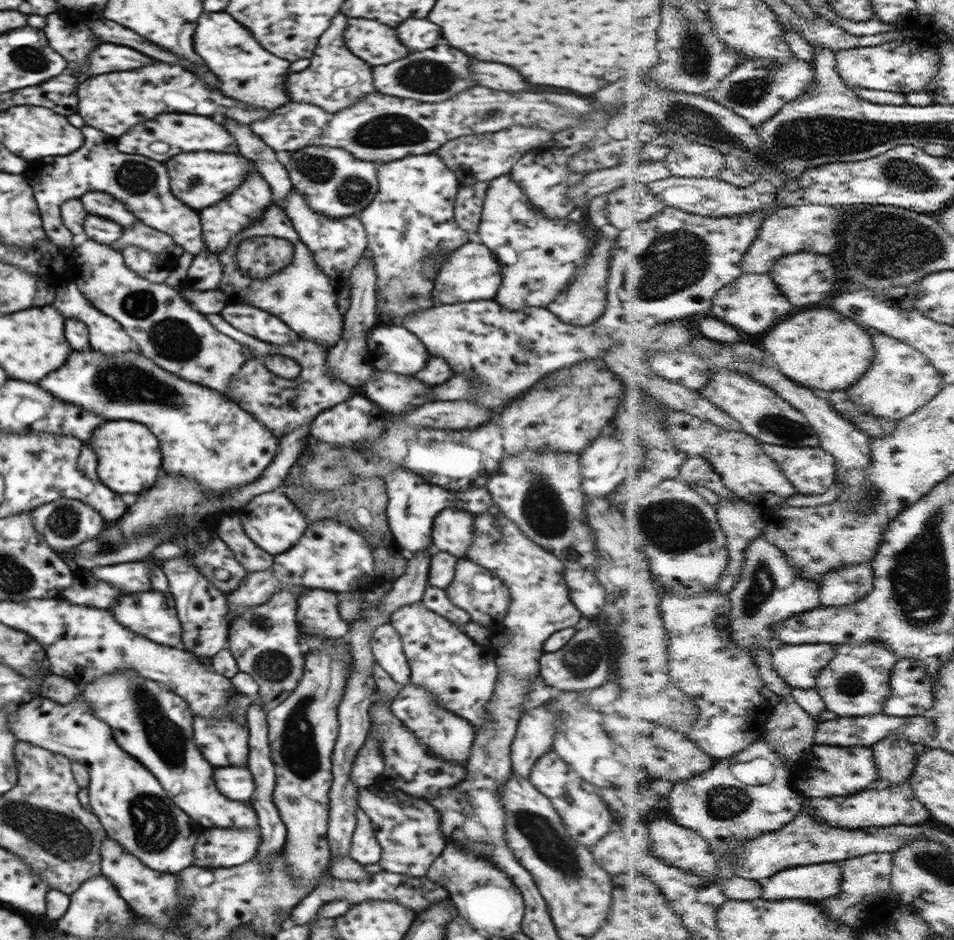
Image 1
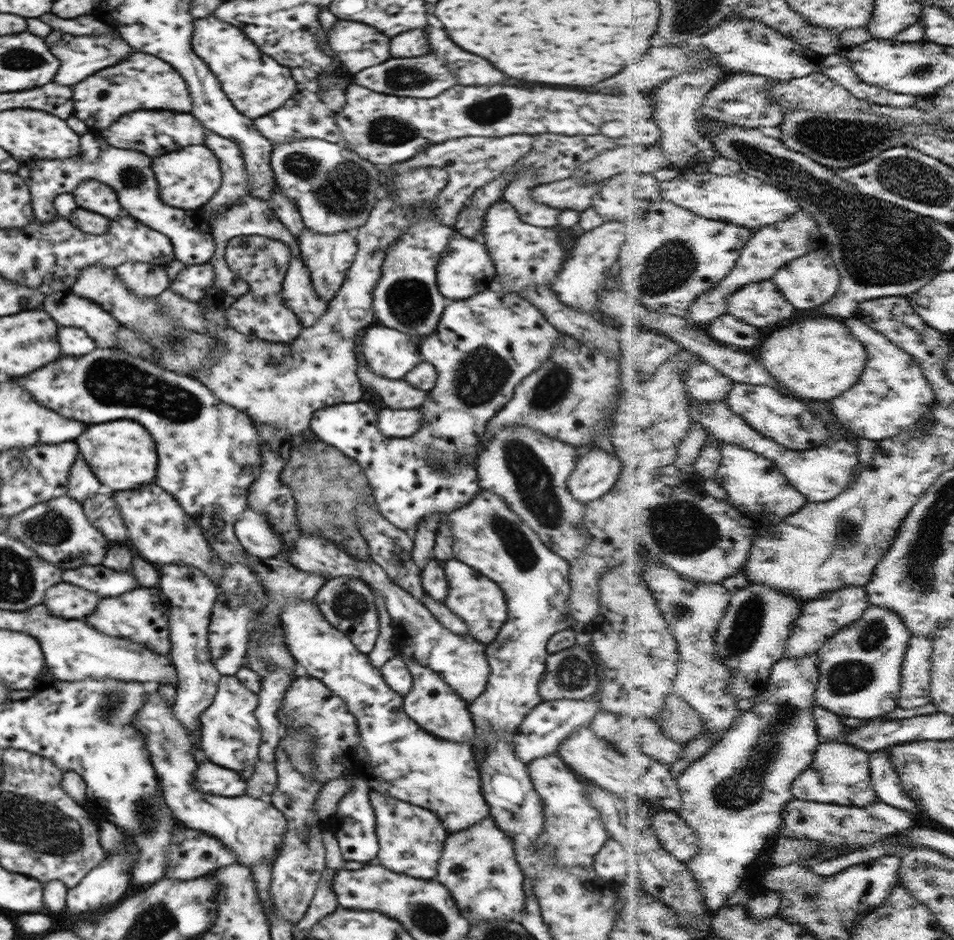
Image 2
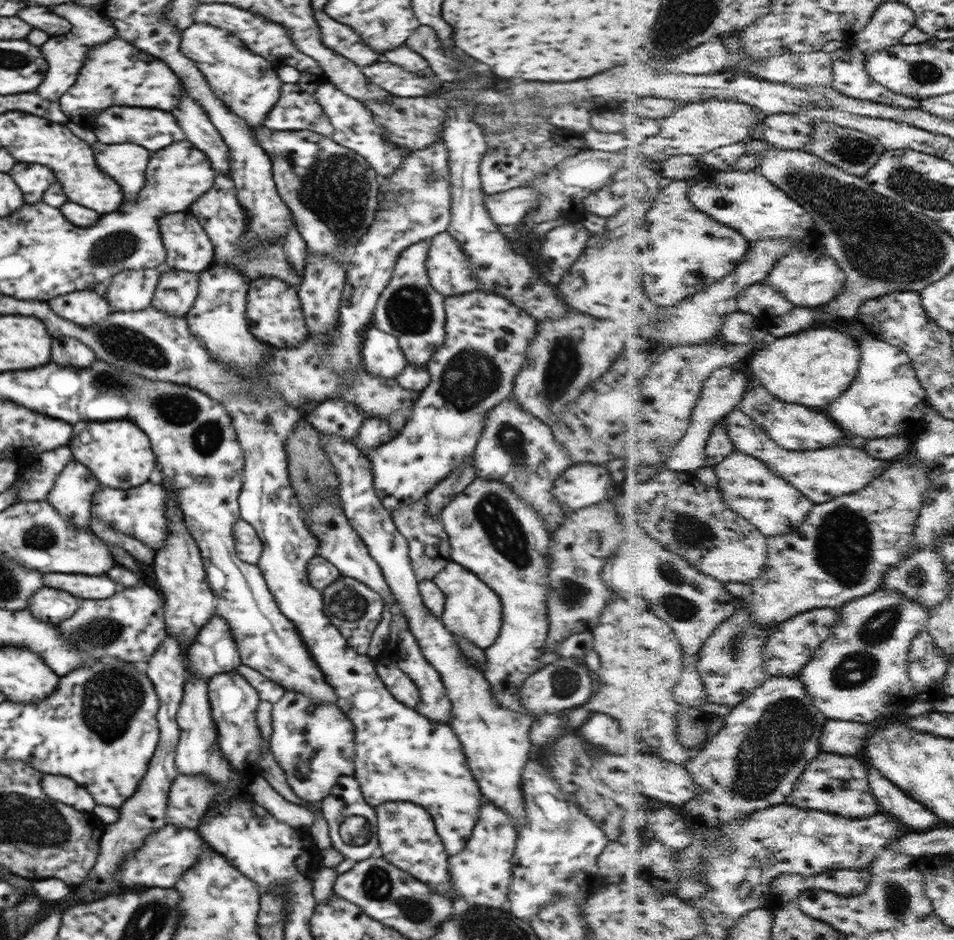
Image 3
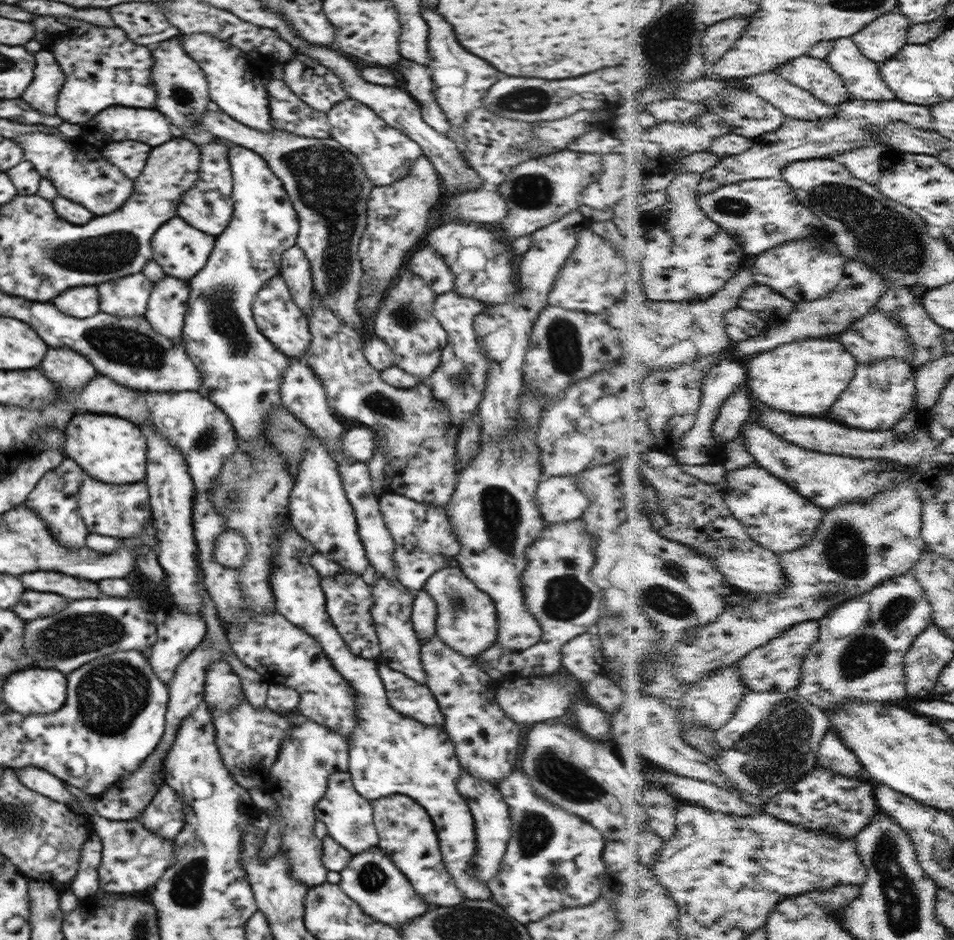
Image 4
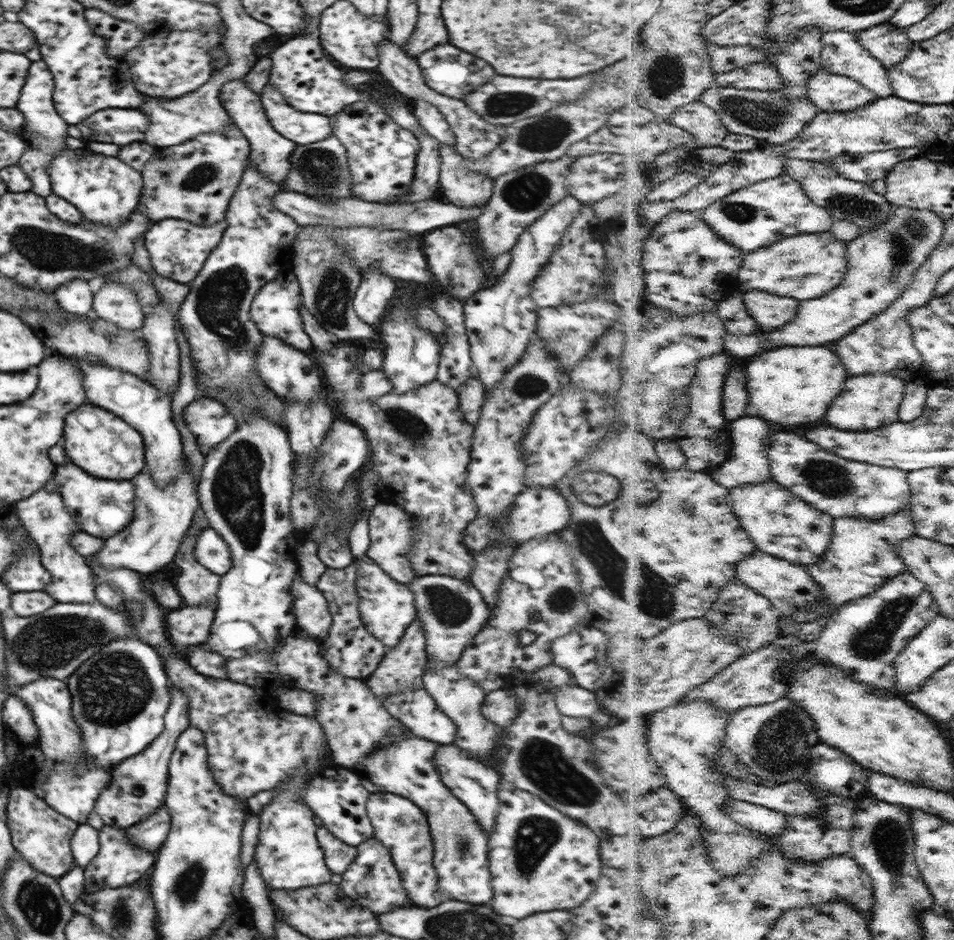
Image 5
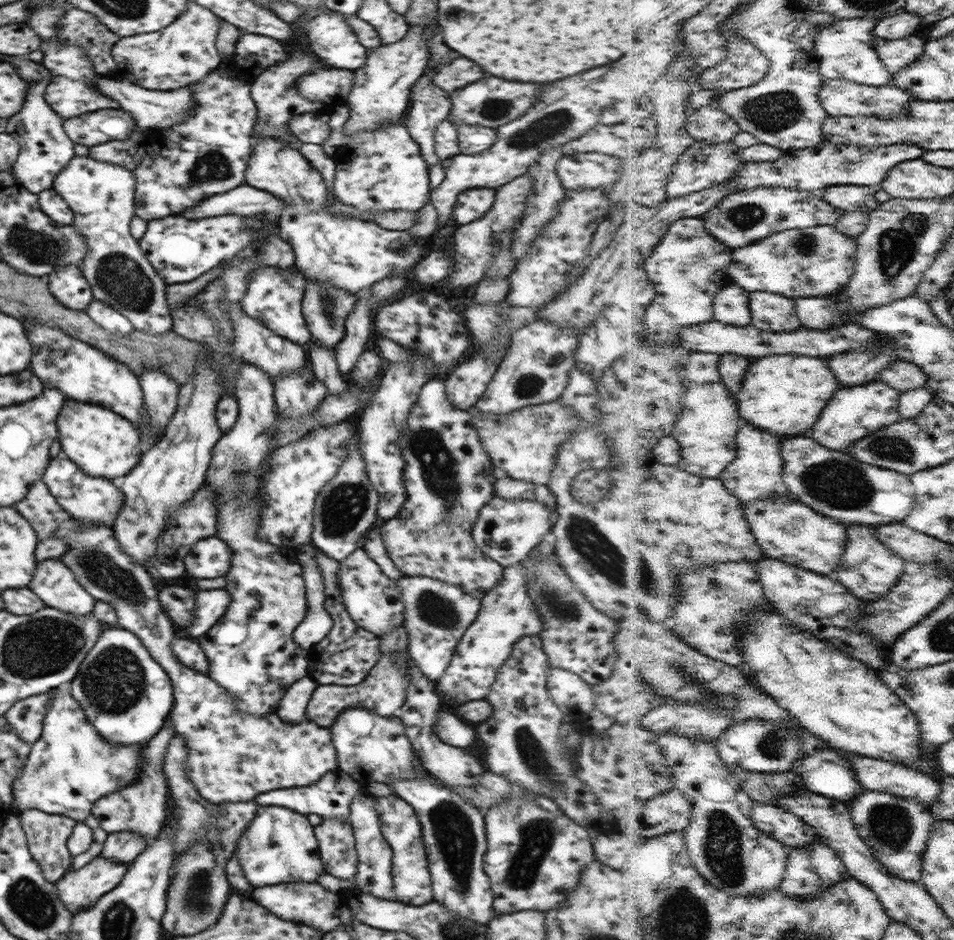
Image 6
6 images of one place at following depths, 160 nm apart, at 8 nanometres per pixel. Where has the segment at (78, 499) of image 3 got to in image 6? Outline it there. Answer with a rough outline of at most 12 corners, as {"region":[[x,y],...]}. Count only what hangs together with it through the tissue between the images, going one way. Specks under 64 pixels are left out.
{"region":[[59,557],[38,562],[27,587],[75,616],[97,602]]}

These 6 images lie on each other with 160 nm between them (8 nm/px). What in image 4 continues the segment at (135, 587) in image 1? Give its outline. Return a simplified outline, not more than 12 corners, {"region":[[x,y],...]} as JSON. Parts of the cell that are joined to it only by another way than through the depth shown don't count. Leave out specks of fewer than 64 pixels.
{"region":[[38,569],[19,575],[26,591],[72,601],[103,596],[97,582]]}

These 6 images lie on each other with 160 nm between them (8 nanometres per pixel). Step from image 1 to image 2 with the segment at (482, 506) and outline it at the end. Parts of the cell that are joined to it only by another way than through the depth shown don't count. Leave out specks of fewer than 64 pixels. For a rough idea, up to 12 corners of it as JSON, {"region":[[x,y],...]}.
{"region":[[516,293],[449,301],[418,346],[438,376],[412,436],[362,400],[309,429],[360,465],[412,538],[481,489],[471,456],[563,334]]}

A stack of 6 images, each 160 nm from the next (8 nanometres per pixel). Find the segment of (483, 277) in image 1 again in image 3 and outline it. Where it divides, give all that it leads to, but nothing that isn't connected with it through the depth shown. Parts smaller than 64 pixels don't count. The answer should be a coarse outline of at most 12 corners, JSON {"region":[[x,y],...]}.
{"region":[[431,238],[426,269],[445,297],[476,291],[458,240]]}

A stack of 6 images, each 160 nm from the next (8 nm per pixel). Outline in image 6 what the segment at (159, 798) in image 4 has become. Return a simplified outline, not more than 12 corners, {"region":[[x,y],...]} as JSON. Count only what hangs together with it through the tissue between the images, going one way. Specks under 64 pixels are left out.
{"region":[[135,832],[110,833],[99,855],[132,863],[150,845]]}

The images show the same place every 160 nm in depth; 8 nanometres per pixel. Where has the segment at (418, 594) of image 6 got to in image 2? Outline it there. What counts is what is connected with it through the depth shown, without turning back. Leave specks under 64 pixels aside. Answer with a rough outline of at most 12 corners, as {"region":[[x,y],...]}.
{"region":[[459,560],[443,567],[446,607],[490,644],[508,618],[493,580]]}

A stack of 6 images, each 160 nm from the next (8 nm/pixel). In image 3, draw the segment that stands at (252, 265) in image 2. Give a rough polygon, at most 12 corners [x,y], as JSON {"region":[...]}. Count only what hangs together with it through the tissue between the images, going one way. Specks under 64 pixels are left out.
{"region":[[279,278],[251,281],[250,332],[273,348],[307,343],[296,288]]}

